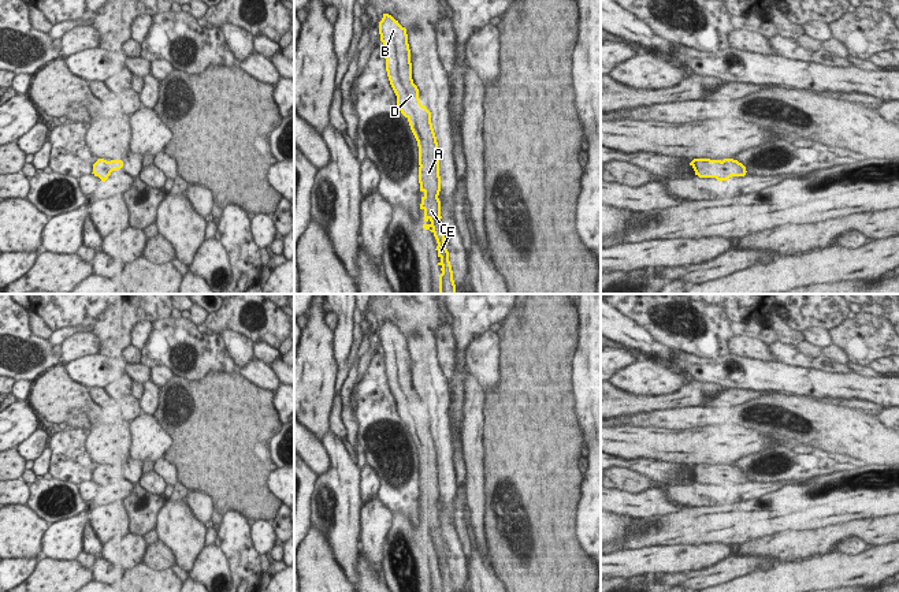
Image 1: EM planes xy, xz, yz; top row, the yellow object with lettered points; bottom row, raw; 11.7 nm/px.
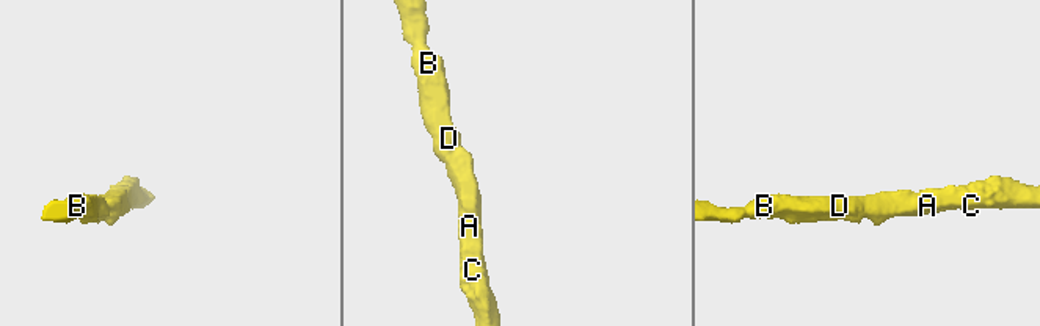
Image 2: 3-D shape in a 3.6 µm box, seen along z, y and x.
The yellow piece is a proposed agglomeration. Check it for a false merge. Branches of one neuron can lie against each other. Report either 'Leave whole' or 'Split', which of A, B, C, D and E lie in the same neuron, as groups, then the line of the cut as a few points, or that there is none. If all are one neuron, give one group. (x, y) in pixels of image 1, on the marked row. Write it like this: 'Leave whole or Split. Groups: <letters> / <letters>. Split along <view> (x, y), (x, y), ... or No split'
Leave whole. Groups: A B C D E. No split

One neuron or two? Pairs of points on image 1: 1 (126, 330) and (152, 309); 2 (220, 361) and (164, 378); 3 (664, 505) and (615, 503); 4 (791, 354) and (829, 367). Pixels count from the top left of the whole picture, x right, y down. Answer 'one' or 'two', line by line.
1: one
2: two
3: one
4: one

